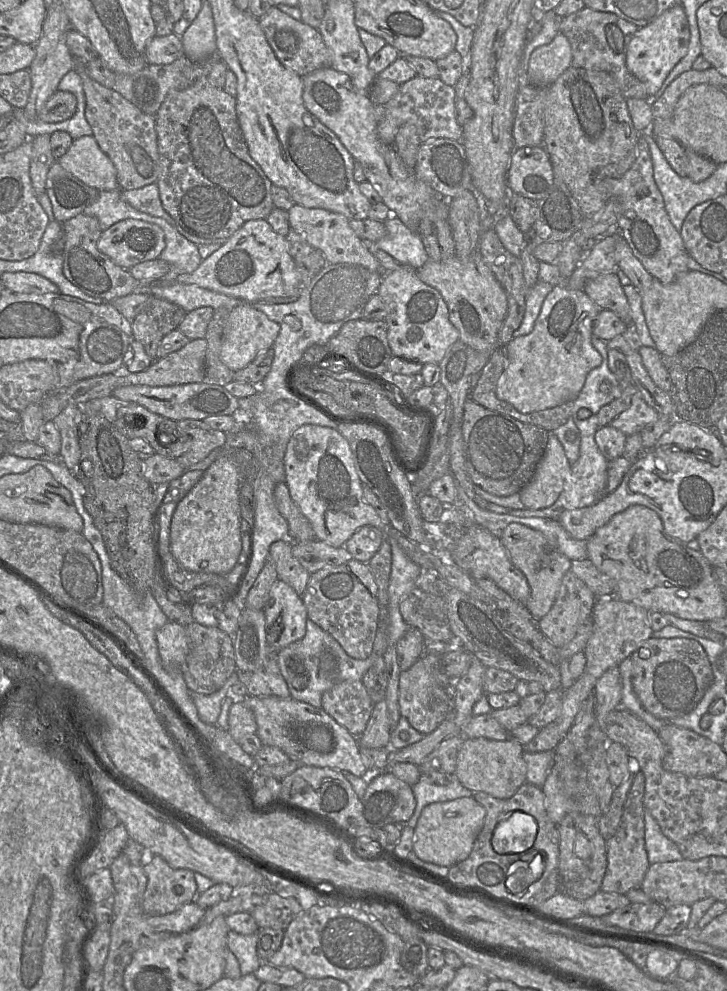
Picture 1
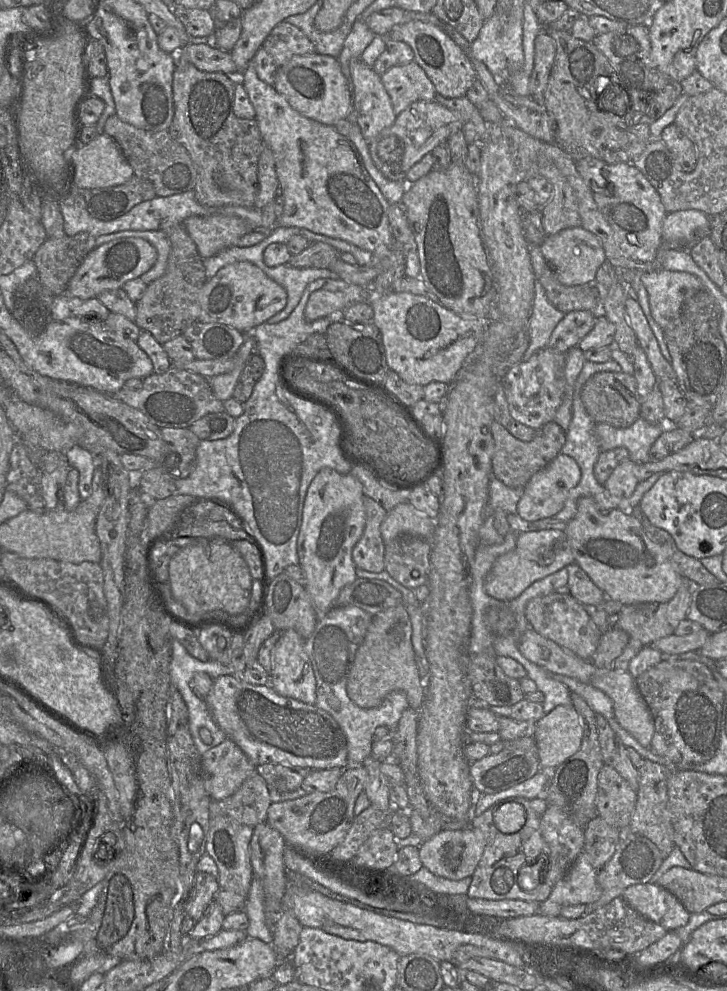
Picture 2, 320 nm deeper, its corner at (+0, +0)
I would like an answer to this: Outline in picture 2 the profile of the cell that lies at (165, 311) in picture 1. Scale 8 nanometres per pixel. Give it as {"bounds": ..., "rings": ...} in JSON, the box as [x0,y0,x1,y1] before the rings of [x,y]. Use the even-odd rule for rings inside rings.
{"bounds":[135,224,207,346],"rings":[[[183,224],[169,229],[161,229],[169,238],[171,250],[165,273],[151,282],[135,304],[135,324],[149,332],[163,346],[167,341],[181,335],[184,330],[198,320],[201,312],[199,292],[207,282],[203,258],[199,255],[194,241]]]}

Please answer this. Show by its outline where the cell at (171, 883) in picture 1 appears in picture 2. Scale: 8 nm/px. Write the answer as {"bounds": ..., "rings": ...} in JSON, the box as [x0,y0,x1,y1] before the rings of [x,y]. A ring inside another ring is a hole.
{"bounds":[187,872,220,922],"rings":[[[197,872],[192,896],[187,904],[187,915],[198,922],[220,889],[217,878],[206,872]]]}

